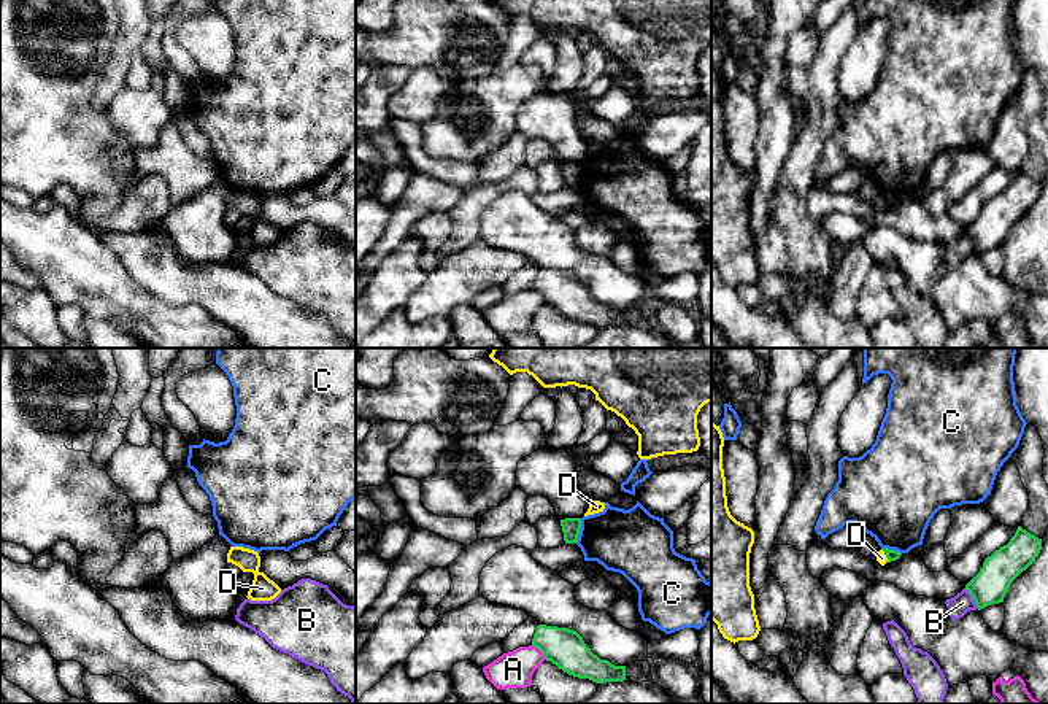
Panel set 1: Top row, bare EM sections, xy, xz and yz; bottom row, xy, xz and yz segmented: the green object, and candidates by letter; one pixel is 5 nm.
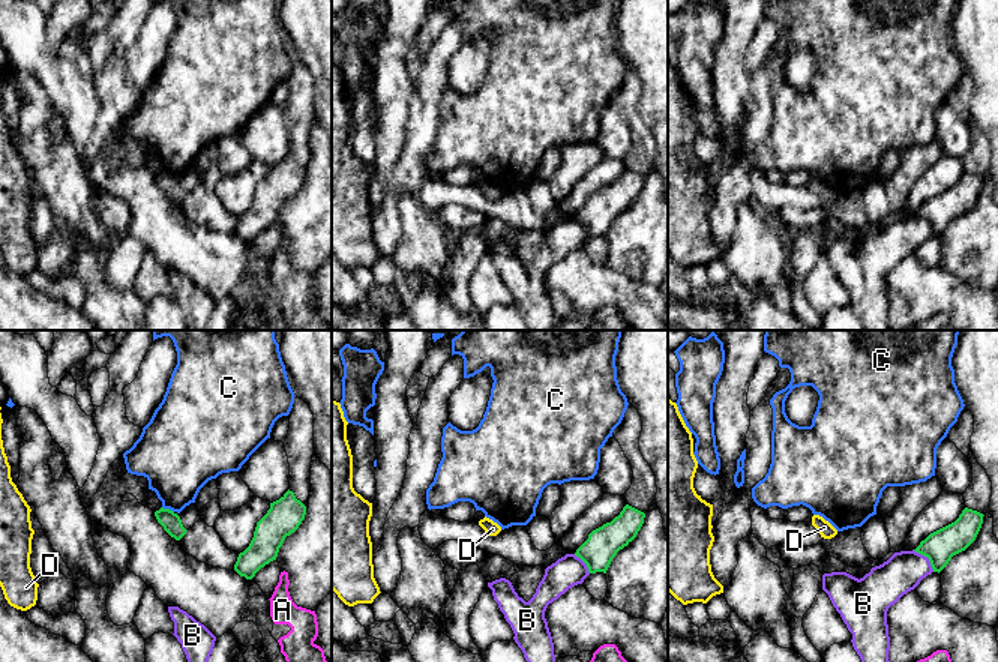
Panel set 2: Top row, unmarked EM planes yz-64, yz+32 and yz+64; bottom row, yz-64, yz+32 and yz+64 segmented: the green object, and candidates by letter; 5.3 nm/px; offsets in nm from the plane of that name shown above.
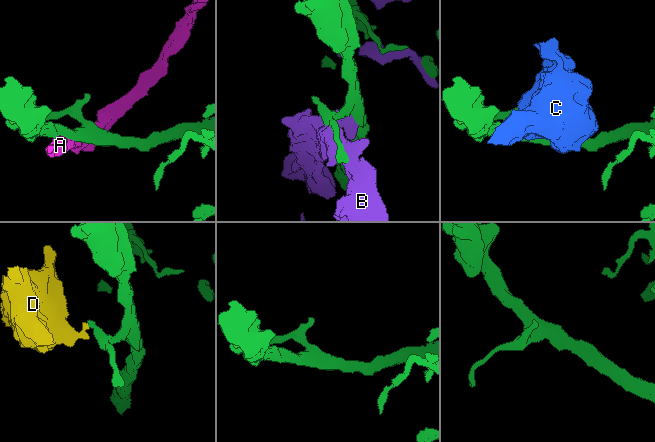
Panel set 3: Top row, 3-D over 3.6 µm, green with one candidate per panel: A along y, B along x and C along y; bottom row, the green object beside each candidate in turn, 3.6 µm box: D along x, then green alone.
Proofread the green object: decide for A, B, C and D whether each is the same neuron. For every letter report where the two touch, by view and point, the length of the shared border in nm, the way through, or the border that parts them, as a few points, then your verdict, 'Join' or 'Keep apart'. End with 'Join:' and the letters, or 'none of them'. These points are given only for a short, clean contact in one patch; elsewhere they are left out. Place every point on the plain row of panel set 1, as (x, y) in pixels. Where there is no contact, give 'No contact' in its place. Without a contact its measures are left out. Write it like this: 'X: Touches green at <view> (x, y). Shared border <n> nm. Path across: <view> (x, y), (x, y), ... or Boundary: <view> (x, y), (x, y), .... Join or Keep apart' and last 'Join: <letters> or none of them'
A: Touches green at xz (540, 294). Shared border 100 nm. Keep apart
B: Touches green at yz (972, 240). Shared border 130 nm. Keep apart
C: Touches green at xz (578, 175). Shared border 130 nm. Boundary: xz (581, 162), (581, 172), (575, 186). Keep apart
D: Touches green at yz (885, 197). Shared border 80 nm. Boundary: yz (882, 193), (888, 205). Keep apart
Join: none of them

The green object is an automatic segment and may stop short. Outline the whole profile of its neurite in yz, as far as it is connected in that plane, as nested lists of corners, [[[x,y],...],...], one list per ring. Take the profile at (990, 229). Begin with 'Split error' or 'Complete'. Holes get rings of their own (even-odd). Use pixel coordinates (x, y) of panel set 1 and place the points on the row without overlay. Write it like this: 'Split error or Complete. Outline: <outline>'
Complete. Outline: [[[1018,170],[1010,186],[988,200],[965,229],[978,254],[1004,246],[1011,226],[1035,205],[1040,194],[1042,183]]]

